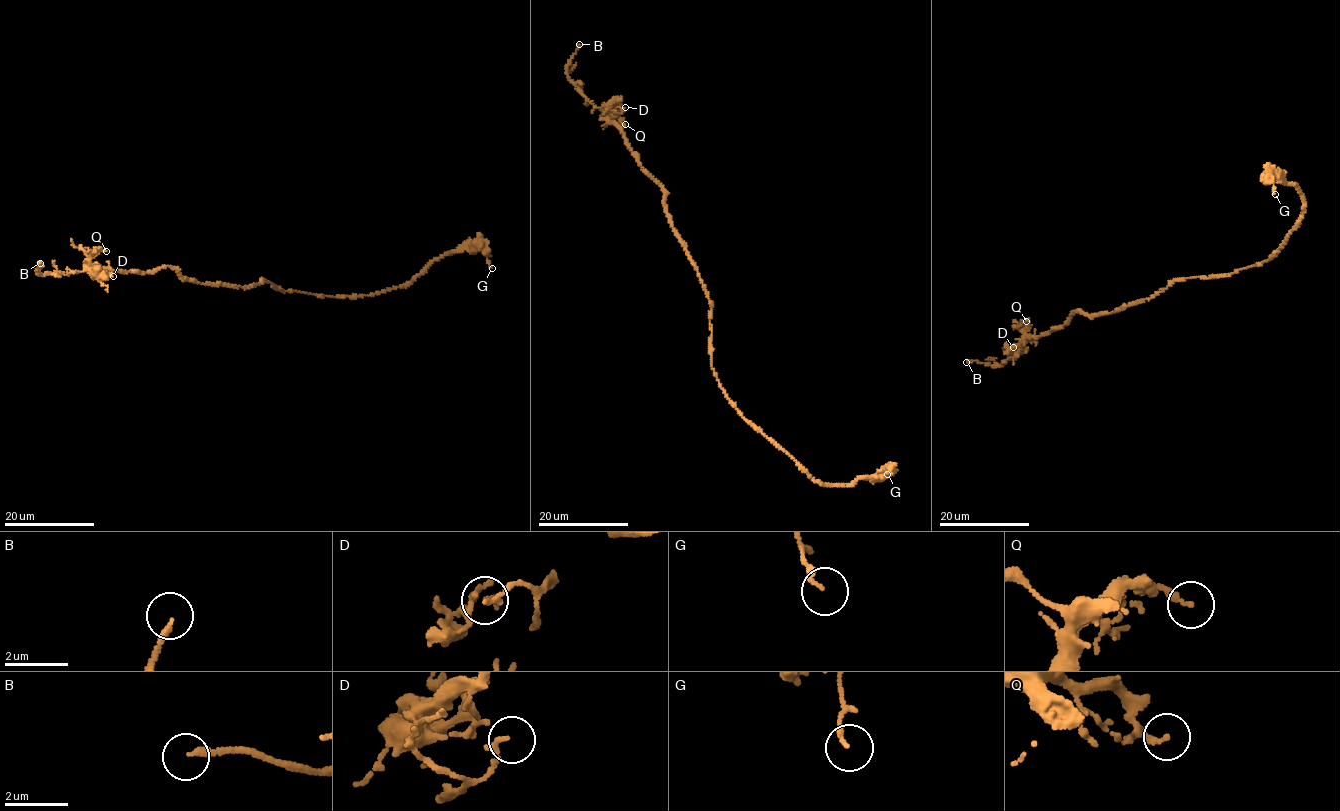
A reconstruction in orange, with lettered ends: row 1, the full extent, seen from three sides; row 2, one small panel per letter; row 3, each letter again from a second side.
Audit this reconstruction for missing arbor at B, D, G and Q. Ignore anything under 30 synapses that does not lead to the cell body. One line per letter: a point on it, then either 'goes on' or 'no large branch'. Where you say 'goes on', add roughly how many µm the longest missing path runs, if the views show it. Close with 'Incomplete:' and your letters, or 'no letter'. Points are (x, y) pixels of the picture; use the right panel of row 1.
B: at (966, 362); goes on; about 45 µm are missing
D: at (1013, 347); no large branch
G: at (1275, 194); no large branch
Q: at (1026, 321); no large branch
Incomplete: B

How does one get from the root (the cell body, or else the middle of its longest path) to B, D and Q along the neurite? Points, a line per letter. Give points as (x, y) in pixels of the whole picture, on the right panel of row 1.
B: (1168, 284), (1150, 297), (1110, 312), (1074, 311), (1058, 327), (1023, 340), (1002, 364), (966, 362)
D: (1168, 284), (1150, 297), (1110, 312), (1091, 316), (1074, 311), (1063, 324), (1013, 347)
Q: (1168, 284), (1150, 297), (1110, 312), (1091, 316), (1074, 311), (1063, 324), (1029, 339), (1024, 334), (1026, 321)

